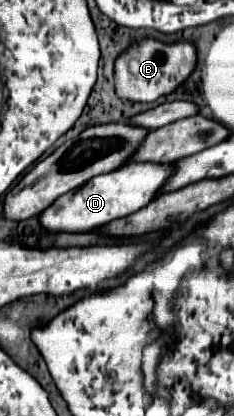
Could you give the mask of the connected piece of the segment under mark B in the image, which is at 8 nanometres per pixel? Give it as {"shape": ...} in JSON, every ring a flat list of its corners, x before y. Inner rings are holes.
{"shape":[[142,37,130,43,114,59,114,91,120,99,132,103,152,103,162,95,174,93,196,69,196,45,190,41,162,43,152,37]]}

